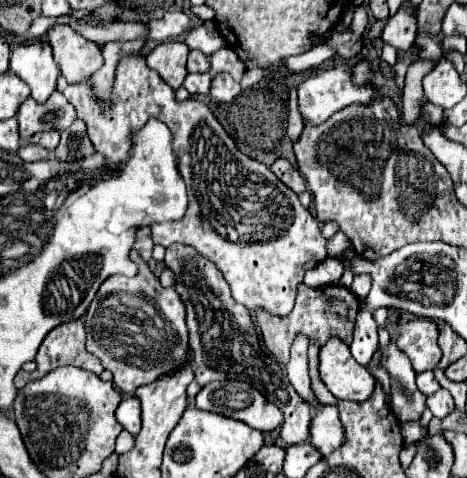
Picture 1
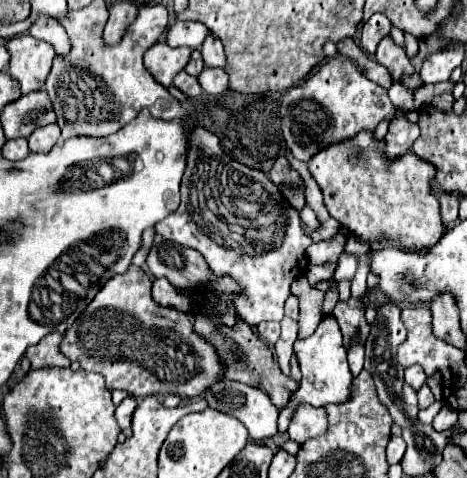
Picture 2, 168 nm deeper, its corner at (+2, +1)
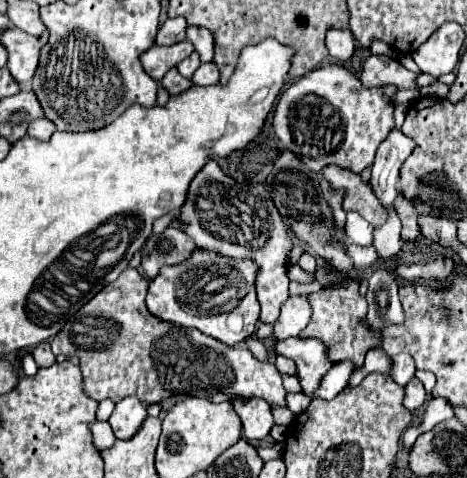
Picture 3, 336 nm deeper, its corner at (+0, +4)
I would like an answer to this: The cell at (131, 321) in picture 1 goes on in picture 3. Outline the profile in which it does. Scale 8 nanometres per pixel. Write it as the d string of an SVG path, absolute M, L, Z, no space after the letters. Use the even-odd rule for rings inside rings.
M126 268L116 282L110 286L104 286L66 326L56 334L52 340L52 352L58 356L78 356L80 368L86 384L86 392L92 394L94 400L112 398L114 402L120 402L126 396L136 396L146 404L162 402L174 394L186 394L186 396L204 396L212 398L214 394L240 394L240 396L260 396L268 400L274 408L288 408L286 404L286 388L282 386L280 372L272 362L260 362L246 346L228 346L220 340L202 334L200 330L192 330L184 334L184 340L174 340L170 334L178 328L174 324L164 322L148 312L146 308L146 292L148 292L148 280L136 270Z

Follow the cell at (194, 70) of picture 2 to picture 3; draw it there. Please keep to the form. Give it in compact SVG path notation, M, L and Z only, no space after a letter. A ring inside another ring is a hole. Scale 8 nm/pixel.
M192 52L190 54L190 58L186 58L186 60L182 60L176 68L178 68L178 72L182 74L182 76L186 76L186 78L192 78L192 74L196 72L196 68L200 66L202 62L200 62L200 56L196 54L196 52Z

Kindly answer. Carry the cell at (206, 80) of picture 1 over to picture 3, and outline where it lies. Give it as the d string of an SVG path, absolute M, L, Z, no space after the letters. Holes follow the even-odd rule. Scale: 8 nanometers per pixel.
M172 68L172 70L162 78L162 82L160 82L160 84L162 84L170 94L178 96L178 94L186 92L186 90L192 86L192 80L188 80L188 78L180 76L180 72L178 72L176 68Z

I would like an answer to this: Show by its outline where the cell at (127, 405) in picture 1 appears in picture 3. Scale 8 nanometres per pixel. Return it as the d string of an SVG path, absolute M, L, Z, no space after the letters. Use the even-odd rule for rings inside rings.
M128 396L116 404L108 422L110 422L116 438L128 440L128 438L132 438L132 434L138 432L144 418L146 418L146 408L142 406L142 402L134 396Z

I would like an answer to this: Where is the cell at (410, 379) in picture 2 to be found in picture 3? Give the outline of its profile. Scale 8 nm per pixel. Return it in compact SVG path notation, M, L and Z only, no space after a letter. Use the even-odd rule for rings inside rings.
M398 354L394 356L394 370L392 370L392 380L398 382L400 386L406 386L416 374L416 364L410 354Z

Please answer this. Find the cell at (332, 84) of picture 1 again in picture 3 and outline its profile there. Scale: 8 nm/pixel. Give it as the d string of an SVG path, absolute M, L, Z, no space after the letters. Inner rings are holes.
M338 62L316 68L310 74L302 76L298 82L294 82L288 90L282 92L274 112L274 132L278 140L314 172L320 172L322 166L338 164L360 174L368 164L372 164L378 144L388 136L392 128L394 104L384 98L382 88L366 88L356 74L352 74L346 66Z

